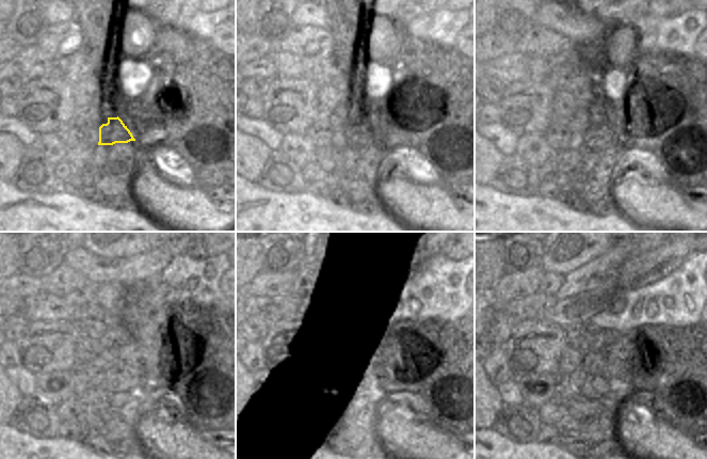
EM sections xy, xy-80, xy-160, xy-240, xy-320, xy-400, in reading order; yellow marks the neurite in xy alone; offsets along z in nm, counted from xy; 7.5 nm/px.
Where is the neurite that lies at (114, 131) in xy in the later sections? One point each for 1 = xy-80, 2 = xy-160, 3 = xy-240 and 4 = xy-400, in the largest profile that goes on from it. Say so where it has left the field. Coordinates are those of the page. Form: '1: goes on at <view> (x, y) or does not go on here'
1: goes on at xy-80 (358, 137)
2: goes on at xy-160 (599, 139)
3: goes on at xy-240 (124, 377)
4: goes on at xy-400 (594, 386)

